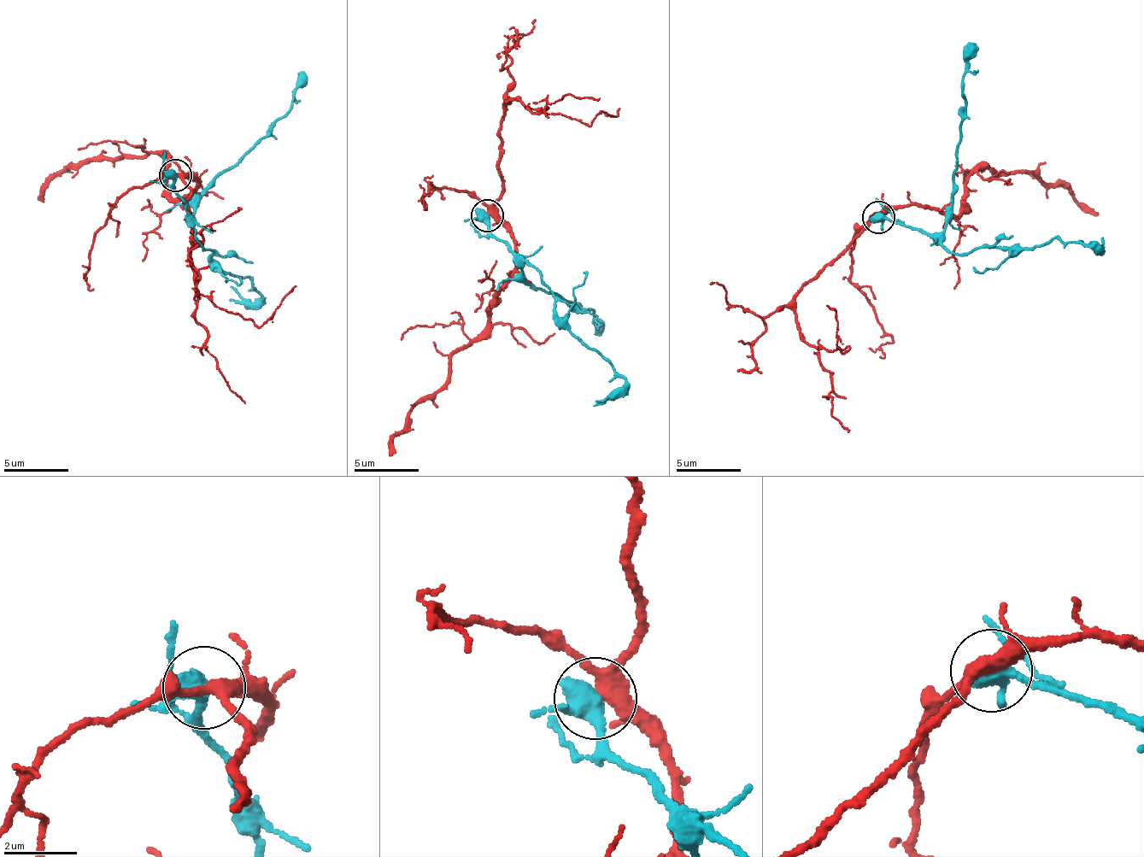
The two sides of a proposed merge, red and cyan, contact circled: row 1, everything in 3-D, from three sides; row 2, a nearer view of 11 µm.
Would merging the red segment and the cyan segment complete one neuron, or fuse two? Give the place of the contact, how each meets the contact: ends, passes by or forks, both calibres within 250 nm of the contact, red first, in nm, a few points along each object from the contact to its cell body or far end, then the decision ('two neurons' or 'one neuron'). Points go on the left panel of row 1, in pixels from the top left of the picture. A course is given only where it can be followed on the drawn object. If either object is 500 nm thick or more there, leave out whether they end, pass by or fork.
(175, 175) | red forks | cyan passes by | 360/480 nm | red via (176, 176), (198, 181), (192, 193), (176, 198), (165, 156), (126, 154), (123, 160), (73, 165), (37, 201) | cyan via (176, 176), (172, 185), (202, 249), (213, 254), (208, 260), (251, 279), (261, 298), (252, 302), (231, 285) | two neurons

